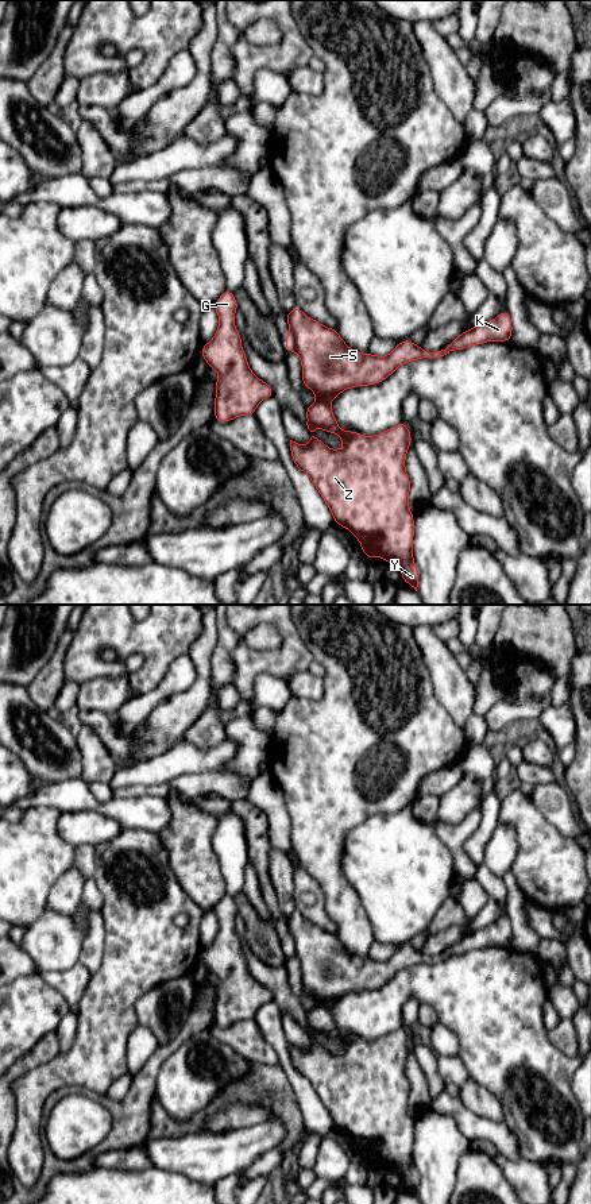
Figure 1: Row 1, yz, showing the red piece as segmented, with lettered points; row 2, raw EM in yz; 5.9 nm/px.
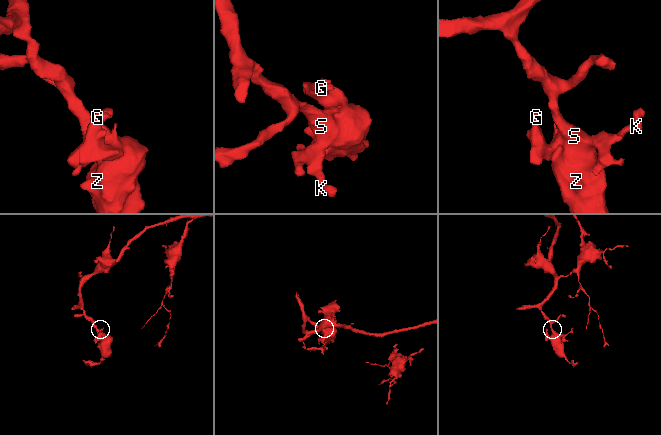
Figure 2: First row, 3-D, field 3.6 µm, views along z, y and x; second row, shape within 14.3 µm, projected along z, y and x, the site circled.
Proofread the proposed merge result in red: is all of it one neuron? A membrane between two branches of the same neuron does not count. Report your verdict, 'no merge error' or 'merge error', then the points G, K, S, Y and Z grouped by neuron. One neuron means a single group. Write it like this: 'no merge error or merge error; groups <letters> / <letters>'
merge error; groups G / K S Y Z

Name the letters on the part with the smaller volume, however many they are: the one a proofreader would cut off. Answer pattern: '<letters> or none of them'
G

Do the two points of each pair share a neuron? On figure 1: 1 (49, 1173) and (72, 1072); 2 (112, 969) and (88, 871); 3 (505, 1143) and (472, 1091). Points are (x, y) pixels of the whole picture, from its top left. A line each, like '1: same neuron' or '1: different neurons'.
1: different neurons
2: different neurons
3: different neurons

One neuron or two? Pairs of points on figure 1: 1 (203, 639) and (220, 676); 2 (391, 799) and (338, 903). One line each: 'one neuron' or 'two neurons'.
1: two neurons
2: one neuron

